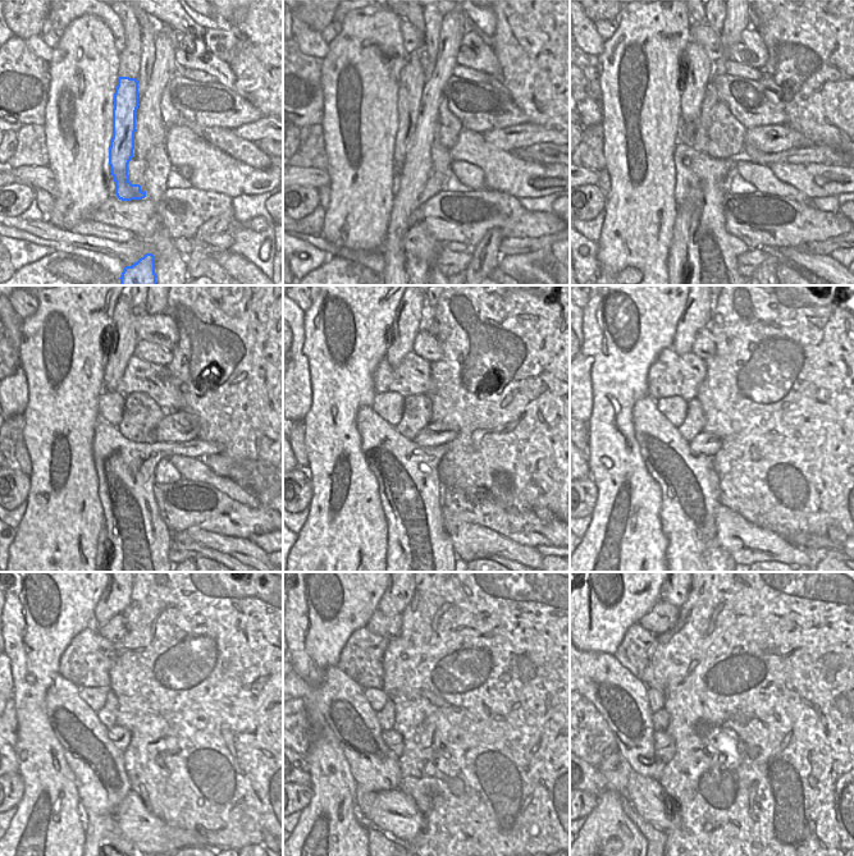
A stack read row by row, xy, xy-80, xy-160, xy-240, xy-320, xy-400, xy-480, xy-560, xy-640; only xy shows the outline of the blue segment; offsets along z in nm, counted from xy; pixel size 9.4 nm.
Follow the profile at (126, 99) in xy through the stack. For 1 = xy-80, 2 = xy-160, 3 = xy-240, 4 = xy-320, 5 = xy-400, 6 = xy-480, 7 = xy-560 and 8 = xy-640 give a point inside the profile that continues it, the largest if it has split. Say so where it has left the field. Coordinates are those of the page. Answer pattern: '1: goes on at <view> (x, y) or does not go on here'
1: goes on at xy-80 (412, 76)
2: goes on at xy-160 (698, 71)
3: goes on at xy-240 (120, 347)
4: goes on at xy-320 (407, 323)
5: goes on at xy-400 (697, 312)
6: goes on at xy-480 (115, 598)
7: goes on at xy-560 (396, 598)
8: goes on at xy-640 (677, 598)

